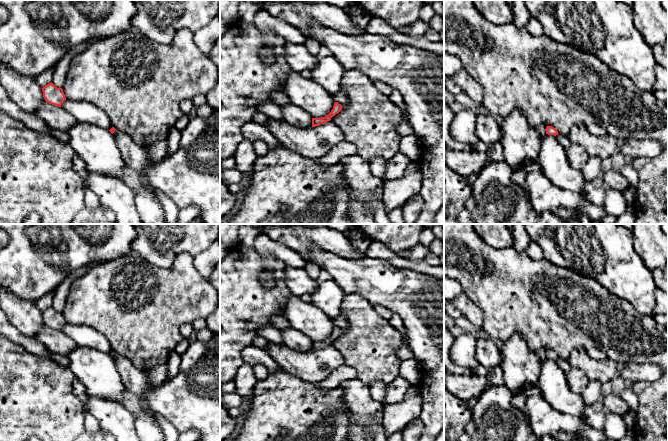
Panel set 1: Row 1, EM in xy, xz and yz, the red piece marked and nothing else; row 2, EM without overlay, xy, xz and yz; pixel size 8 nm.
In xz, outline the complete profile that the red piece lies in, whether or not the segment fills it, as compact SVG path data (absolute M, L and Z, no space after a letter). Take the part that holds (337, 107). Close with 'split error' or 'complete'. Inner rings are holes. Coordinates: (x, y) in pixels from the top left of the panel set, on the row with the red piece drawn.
M335 102L333 109L327 116L321 117L321 118L312 118L312 127L315 127L330 121L331 118L336 114L338 114L341 110L342 110L342 105L339 104L338 102Z | complete

